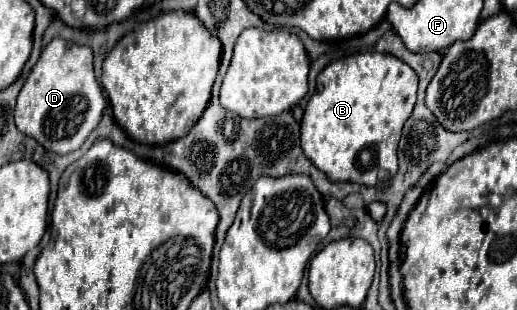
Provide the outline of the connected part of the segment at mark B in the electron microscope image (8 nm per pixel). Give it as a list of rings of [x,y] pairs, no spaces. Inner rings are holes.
[[[379,52],[353,54],[335,60],[317,76],[317,92],[311,96],[301,120],[301,148],[305,156],[329,176],[329,180],[365,186],[389,180],[397,172],[397,142],[401,138],[403,124],[413,112],[415,100],[417,74],[403,60]]]

